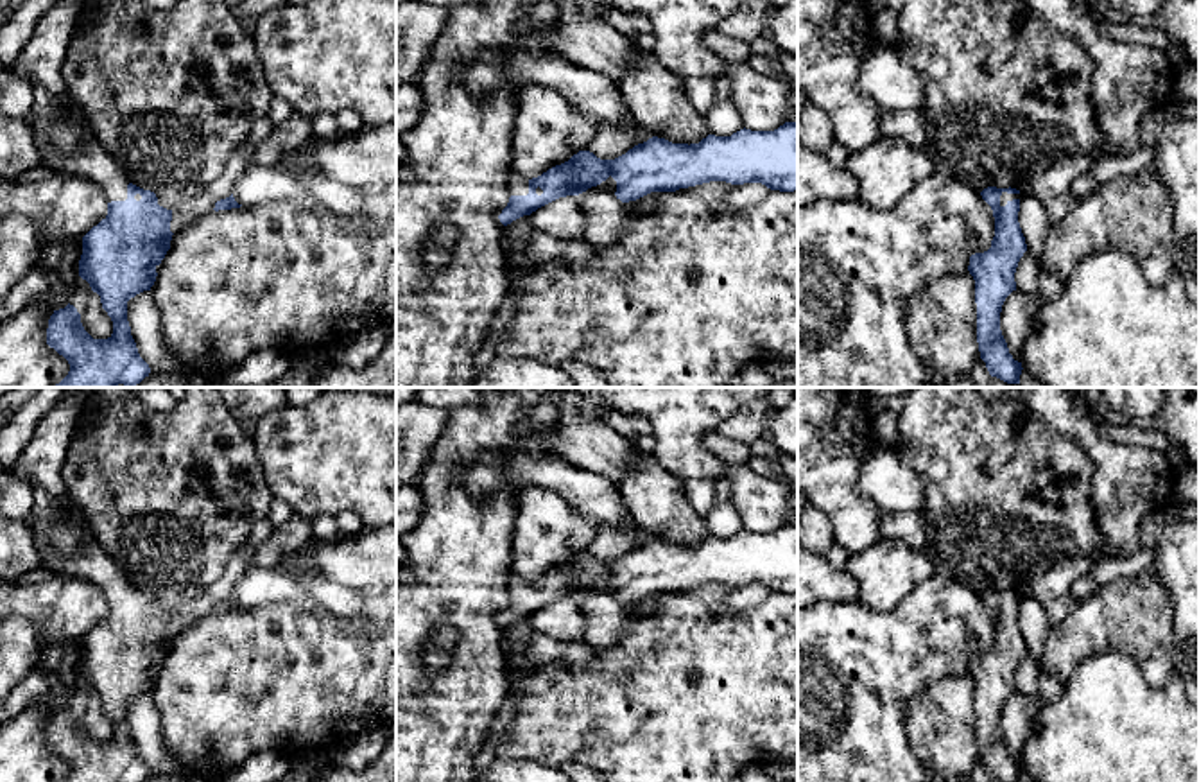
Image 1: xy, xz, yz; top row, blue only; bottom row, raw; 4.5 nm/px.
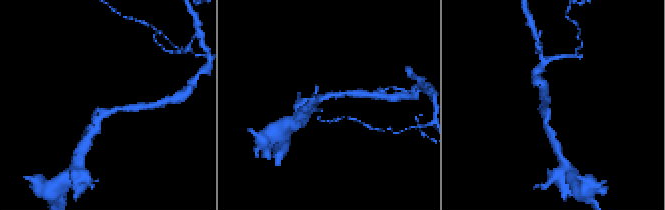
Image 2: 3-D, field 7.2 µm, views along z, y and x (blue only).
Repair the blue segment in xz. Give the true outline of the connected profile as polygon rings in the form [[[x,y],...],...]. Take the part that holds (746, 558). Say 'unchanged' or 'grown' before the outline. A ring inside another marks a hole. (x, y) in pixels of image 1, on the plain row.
grown; [[[785,524],[774,533],[744,529],[731,538],[708,536],[699,545],[690,547],[652,538],[615,561],[600,561],[590,552],[579,552],[568,563],[532,581],[513,570],[507,581],[509,604],[498,621],[507,628],[559,599],[579,597],[609,578],[617,583],[615,597],[622,604],[636,603],[651,594],[676,594],[710,583],[731,586],[762,585],[771,592],[794,594],[798,592],[798,526]]]

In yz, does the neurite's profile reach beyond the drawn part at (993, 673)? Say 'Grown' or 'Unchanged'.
Grown

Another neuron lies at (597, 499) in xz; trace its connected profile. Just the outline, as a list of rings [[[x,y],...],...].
[[[520,448],[507,454],[480,454],[466,468],[462,486],[468,497],[480,502],[502,491],[511,491],[520,499],[529,486],[552,490],[599,531],[620,526],[633,534],[638,545],[652,540],[651,533],[634,524],[613,481],[557,456],[530,456]]]

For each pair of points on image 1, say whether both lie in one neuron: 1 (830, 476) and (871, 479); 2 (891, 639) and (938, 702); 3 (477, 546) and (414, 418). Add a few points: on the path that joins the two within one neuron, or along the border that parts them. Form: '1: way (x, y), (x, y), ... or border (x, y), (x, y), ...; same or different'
1: border (888, 447), (859, 472), (859, 488), (882, 512); different
2: border (966, 675), (932, 678), (909, 700), (904, 721); different
3: border (450, 413), (416, 483); different

